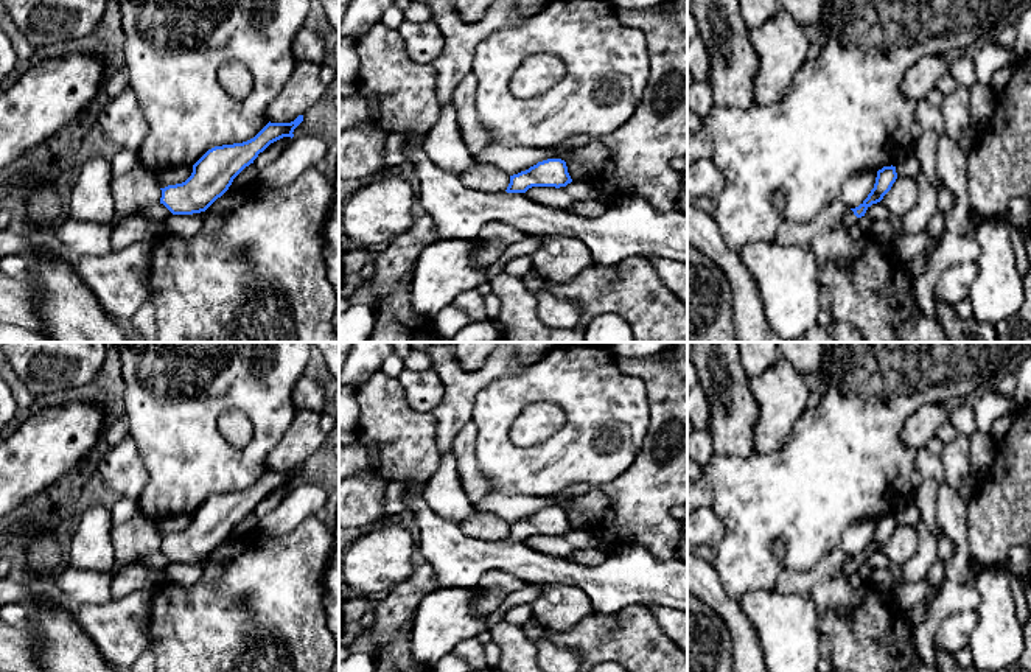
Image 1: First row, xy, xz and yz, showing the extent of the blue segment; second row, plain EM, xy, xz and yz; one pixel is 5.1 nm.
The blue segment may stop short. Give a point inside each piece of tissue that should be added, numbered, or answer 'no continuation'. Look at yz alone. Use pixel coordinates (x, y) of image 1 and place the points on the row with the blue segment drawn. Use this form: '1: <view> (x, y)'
1: yz (848, 218)

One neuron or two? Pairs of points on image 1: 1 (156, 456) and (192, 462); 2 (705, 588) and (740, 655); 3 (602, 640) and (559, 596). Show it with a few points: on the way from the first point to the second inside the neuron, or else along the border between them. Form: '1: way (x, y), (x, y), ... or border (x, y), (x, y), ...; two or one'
1: way (165, 456), (182, 456); one
2: way (722, 605), (739, 626), (740, 638); one
3: border (593, 612), (565, 630), (548, 630); two

